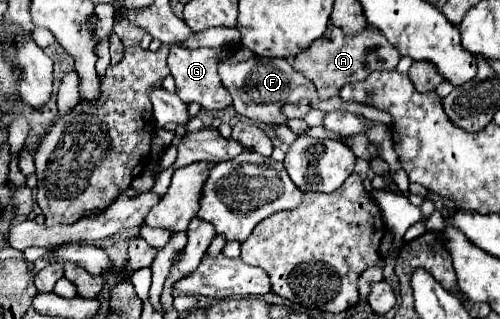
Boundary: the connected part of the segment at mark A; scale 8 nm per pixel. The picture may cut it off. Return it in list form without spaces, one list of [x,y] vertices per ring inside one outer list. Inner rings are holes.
[[[331,25],[329,31],[325,31],[325,35],[321,37],[321,41],[313,43],[313,47],[309,47],[309,51],[303,51],[301,55],[295,57],[293,69],[299,71],[301,75],[305,75],[315,85],[319,99],[325,101],[325,99],[339,95],[343,85],[365,81],[369,77],[369,71],[395,69],[399,59],[401,59],[401,55],[397,55],[397,51],[393,51],[393,47],[389,47],[387,39],[375,27],[367,27],[365,31],[361,31],[353,37],[345,37],[339,27]]]

